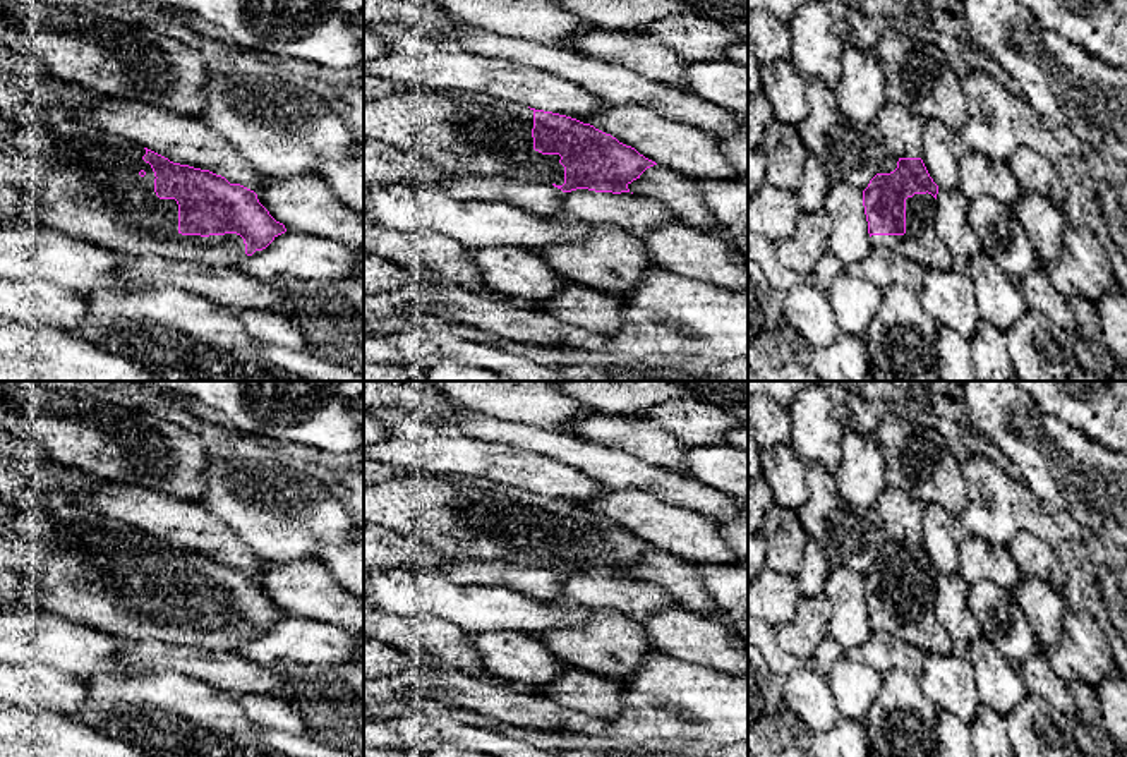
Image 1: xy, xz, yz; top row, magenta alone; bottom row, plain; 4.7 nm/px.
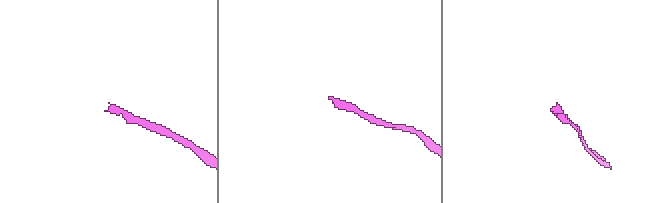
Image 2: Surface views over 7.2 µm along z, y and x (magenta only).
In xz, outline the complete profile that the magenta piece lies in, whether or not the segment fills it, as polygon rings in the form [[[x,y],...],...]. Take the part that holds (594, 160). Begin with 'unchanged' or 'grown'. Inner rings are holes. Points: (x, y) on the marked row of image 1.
grown; [[[417,86],[393,96],[364,100],[364,137],[415,153],[451,175],[503,173],[518,180],[551,184],[563,192],[630,192],[628,185],[657,165],[590,124],[480,91]]]

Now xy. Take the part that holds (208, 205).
grown; [[[87,120],[55,122],[43,153],[41,179],[26,192],[34,196],[34,218],[43,227],[111,249],[122,256],[160,256],[202,266],[238,268],[256,251],[285,233],[259,203],[257,194],[209,170],[173,163],[125,137],[105,132]]]

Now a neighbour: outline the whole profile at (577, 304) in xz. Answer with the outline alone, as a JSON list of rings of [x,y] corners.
[[[570,280],[544,300],[544,311],[592,333],[616,335],[623,324],[621,299]]]

